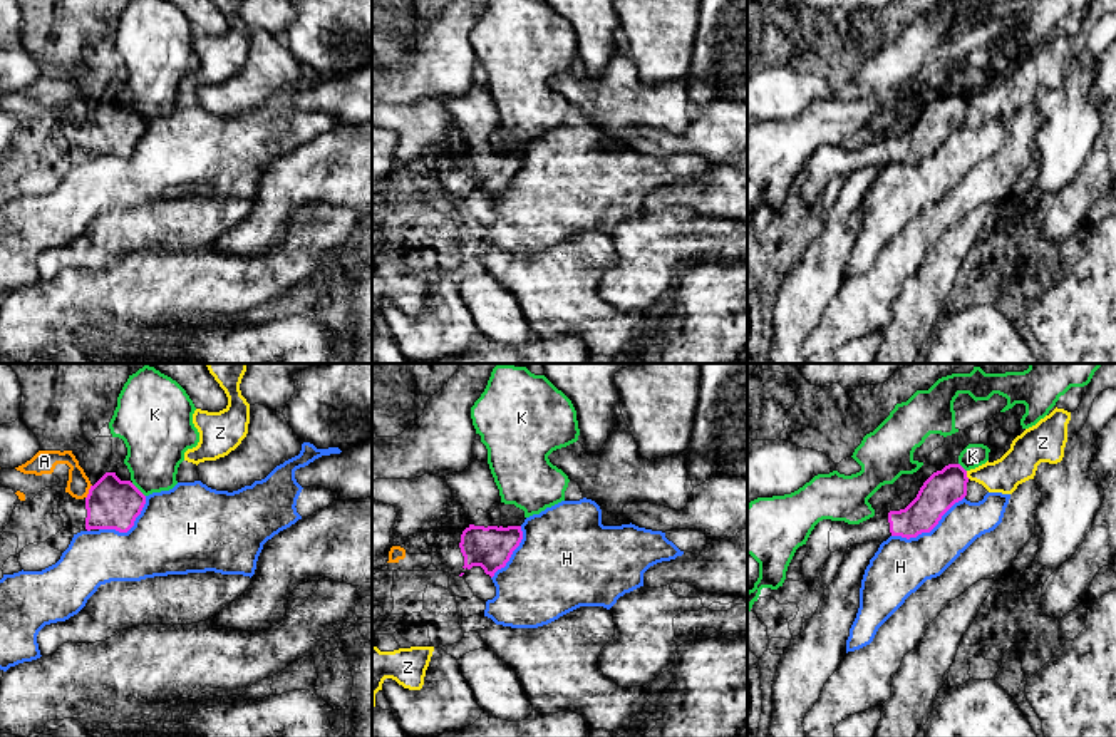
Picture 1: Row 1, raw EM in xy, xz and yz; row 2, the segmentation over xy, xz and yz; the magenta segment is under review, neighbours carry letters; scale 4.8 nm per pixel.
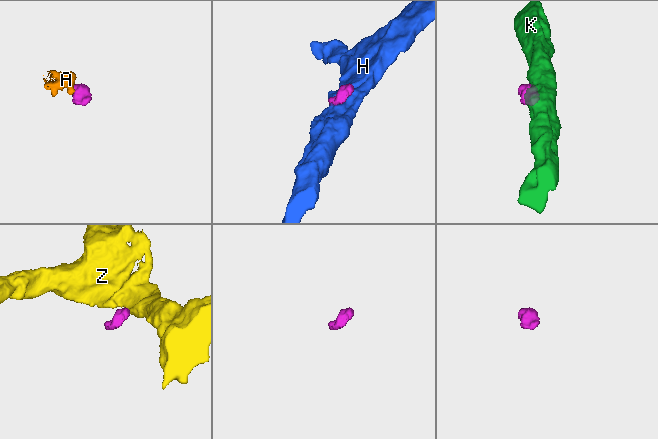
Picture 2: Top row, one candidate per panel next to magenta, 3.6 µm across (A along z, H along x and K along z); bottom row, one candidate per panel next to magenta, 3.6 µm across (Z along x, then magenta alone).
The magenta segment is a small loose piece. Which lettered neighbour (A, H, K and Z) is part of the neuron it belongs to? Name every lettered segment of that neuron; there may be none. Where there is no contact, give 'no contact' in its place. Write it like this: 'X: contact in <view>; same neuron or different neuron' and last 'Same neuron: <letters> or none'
A: contact in xy; different neuron
H: contact in yz; different neuron
K: contact in xy; different neuron
Z: contact in yz; different neuron
Same neuron: none

